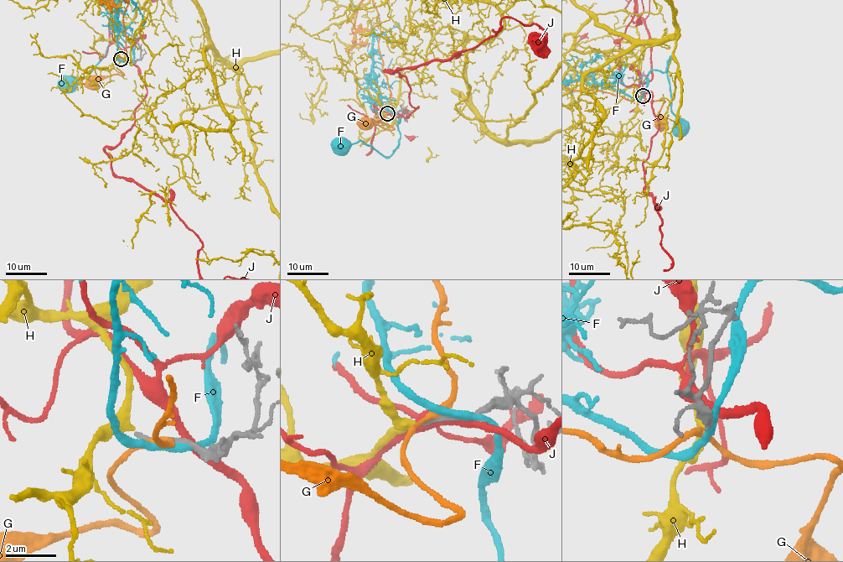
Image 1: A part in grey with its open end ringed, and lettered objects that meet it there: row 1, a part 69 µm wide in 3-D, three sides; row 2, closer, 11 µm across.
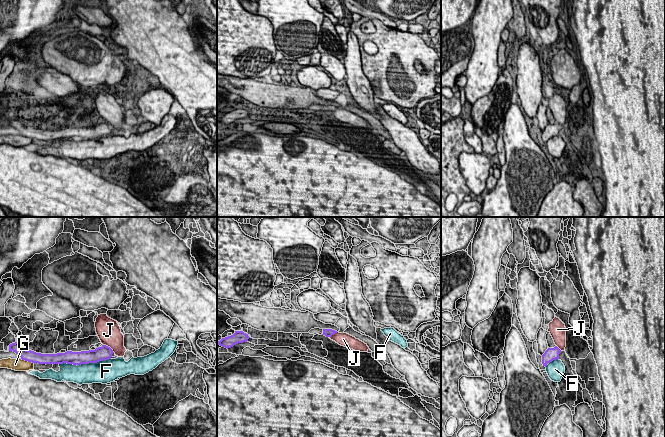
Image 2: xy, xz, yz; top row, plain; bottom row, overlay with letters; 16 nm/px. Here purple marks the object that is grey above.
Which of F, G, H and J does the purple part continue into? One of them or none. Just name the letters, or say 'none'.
H

